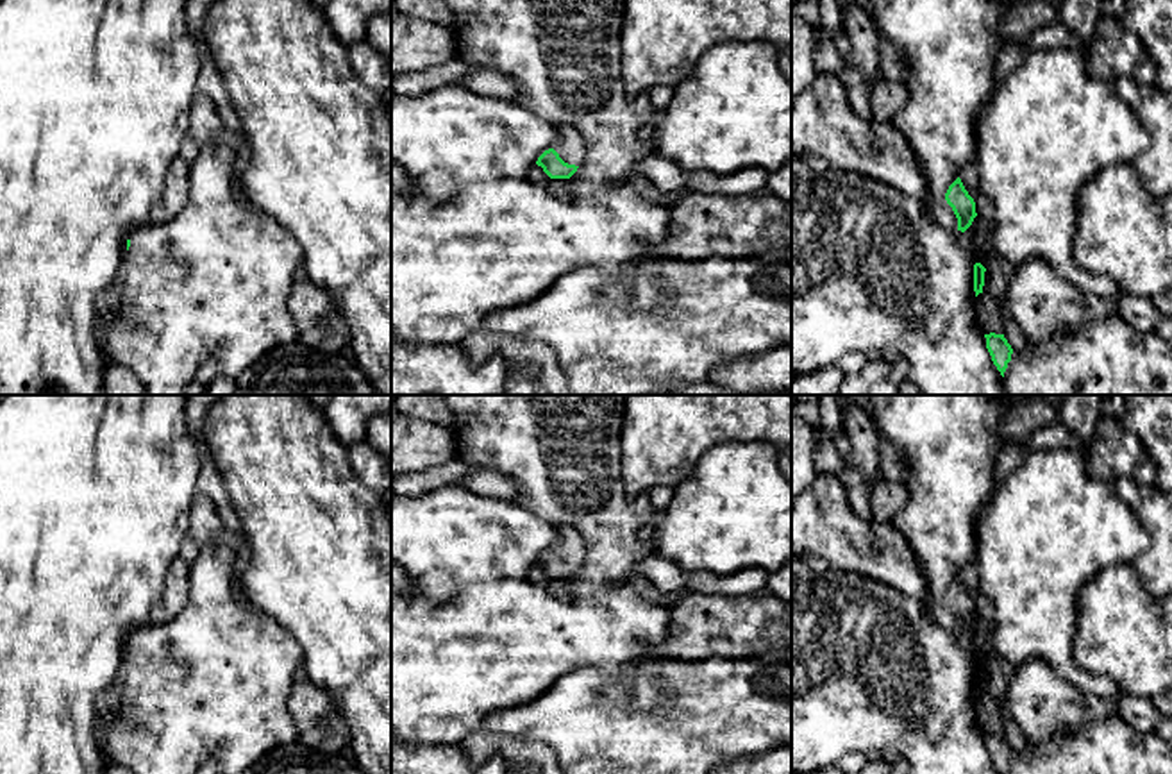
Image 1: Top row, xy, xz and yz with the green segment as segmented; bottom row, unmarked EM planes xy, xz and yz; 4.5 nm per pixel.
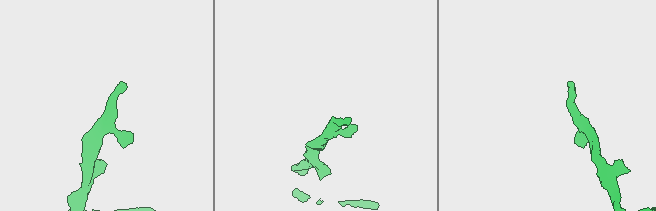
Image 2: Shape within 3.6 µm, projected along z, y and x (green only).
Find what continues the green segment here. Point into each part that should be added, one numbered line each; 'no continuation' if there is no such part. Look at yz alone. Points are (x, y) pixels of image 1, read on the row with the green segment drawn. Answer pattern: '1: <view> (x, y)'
1: yz (942, 211)

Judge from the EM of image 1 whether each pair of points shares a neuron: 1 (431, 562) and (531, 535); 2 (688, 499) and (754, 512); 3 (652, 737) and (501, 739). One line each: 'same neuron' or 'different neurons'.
1: same neuron
2: same neuron
3: same neuron

